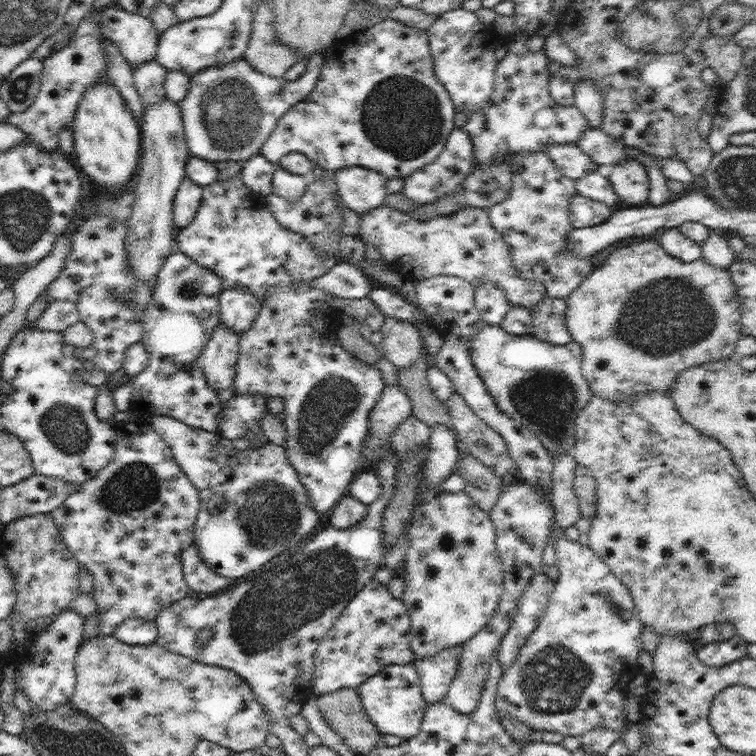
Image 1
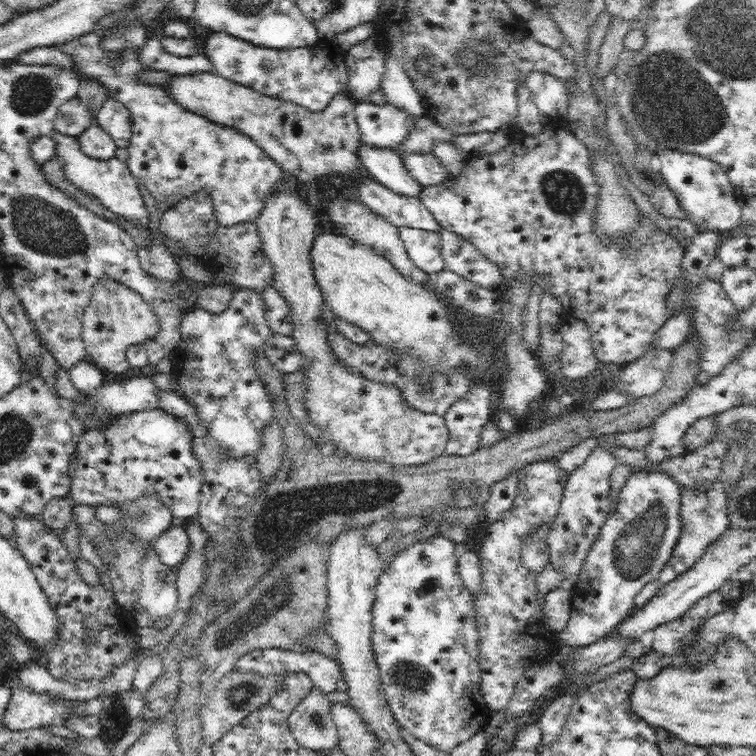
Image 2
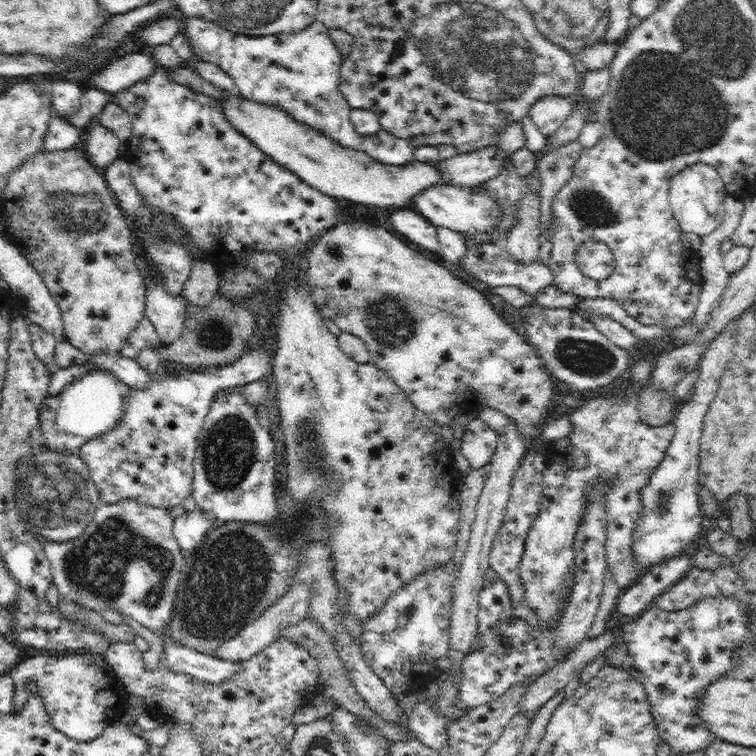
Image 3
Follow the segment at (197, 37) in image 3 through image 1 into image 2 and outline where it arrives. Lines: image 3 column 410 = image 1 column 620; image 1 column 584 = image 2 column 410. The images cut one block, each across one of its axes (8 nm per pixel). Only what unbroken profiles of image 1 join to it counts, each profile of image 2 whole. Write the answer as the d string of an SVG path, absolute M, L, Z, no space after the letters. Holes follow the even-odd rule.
M424 115L414 122L412 130L409 130L408 136L400 143L396 151L400 155L402 152L426 154L433 152L433 146L437 142L454 143L457 136L458 134L438 126L433 119Z

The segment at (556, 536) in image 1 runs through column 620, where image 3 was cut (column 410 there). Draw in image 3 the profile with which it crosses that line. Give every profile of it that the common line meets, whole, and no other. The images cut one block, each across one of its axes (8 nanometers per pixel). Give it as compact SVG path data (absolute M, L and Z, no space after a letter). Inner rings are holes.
M452 560L444 566L430 568L428 572L422 572L418 578L410 580L408 584L402 584L376 612L374 616L368 616L362 625L362 634L359 638L359 646L368 661L372 671L384 681L384 684L392 691L394 698L398 701L398 706L402 708L406 717L406 728L412 733L413 738L418 739L422 744L436 751L443 751L448 744L448 729L446 728L448 716L440 714L432 709L428 701L418 700L418 694L423 692L423 699L429 698L433 694L433 683L440 677L440 670L435 662L437 658L446 658L446 653L450 649L450 615L451 600L454 581L457 577L457 570Z

